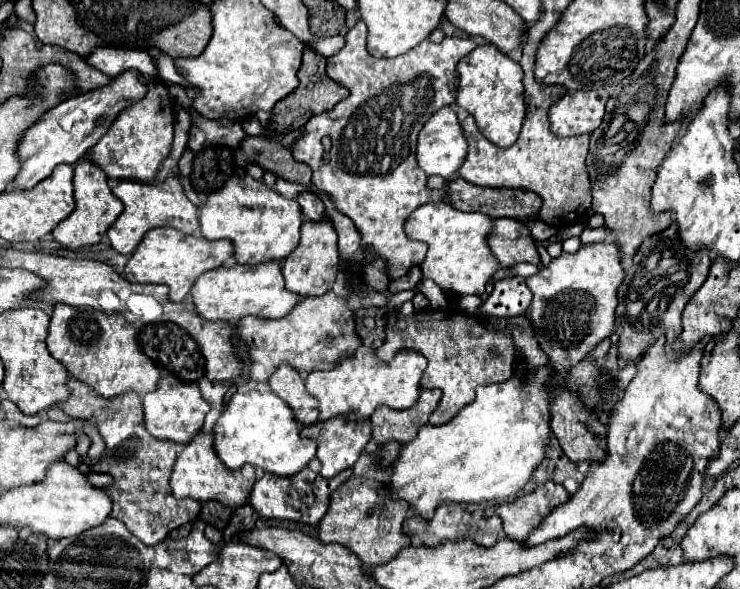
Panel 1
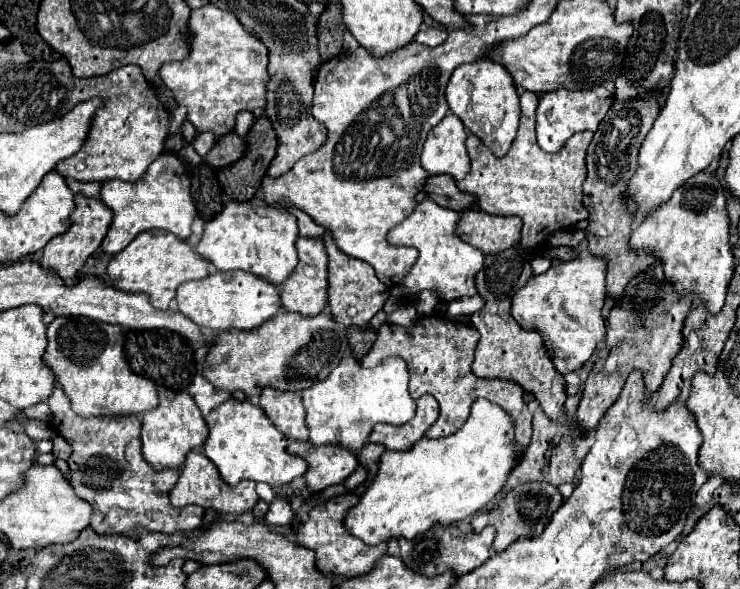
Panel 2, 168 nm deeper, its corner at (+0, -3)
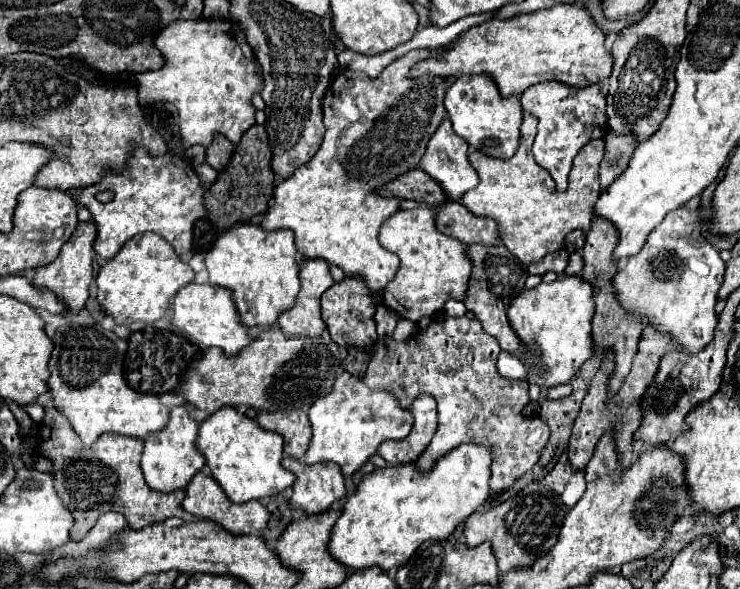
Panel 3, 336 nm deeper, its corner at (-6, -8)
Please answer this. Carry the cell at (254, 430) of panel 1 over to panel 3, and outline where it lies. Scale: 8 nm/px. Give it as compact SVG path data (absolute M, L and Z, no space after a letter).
M221 407L207 421L203 421L199 427L197 447L205 455L211 475L233 503L279 495L295 483L295 475L281 465L283 437L275 431L263 429L255 419L239 413L237 407Z

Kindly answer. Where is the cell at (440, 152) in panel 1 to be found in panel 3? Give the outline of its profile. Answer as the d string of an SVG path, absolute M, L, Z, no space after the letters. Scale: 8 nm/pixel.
M449 119L443 121L443 125L439 125L439 129L435 131L435 135L431 137L429 145L427 145L427 153L423 155L421 167L425 173L429 173L435 181L439 181L447 193L449 199L461 199L465 191L473 189L479 183L479 175L475 173L475 169L471 167L471 163L467 161L467 151L469 145L463 137L459 137L453 131L453 125Z

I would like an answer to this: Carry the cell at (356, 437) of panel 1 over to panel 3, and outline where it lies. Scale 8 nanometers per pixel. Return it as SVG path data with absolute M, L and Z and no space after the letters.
M285 455L283 467L297 475L297 481L293 485L291 507L303 507L307 513L321 513L327 511L335 501L339 501L347 493L345 475L339 471L339 465L307 465L305 461Z

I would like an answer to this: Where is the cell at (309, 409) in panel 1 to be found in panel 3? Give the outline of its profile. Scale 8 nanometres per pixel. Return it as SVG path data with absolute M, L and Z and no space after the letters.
M261 411L257 423L263 429L277 431L285 439L285 453L303 459L311 441L311 421L305 411Z

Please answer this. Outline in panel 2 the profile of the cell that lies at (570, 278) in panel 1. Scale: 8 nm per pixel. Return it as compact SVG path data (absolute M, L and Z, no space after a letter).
M585 254L569 262L551 266L539 276L531 276L513 296L511 316L525 330L543 334L545 348L559 374L581 368L605 338L601 308L605 304L605 260Z

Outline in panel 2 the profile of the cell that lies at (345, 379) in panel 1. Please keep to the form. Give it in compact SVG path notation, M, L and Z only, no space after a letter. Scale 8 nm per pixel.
M351 356L343 358L339 362L339 366L327 376L327 380L317 382L313 388L307 388L303 392L303 404L305 404L305 410L307 410L309 444L313 444L313 446L337 444L337 446L357 454L363 448L363 444L369 438L375 424L379 424L379 422L391 424L391 426L407 424L415 416L415 400L409 396L407 382L409 382L409 370L407 370L407 364L399 356L389 356L379 366L369 368L369 370L363 368Z

